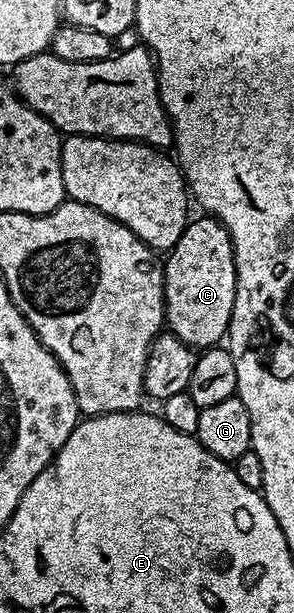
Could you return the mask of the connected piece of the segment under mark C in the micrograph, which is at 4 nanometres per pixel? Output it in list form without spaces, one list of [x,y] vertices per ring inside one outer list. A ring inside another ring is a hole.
[[[209,216],[195,217],[186,223],[186,230],[176,240],[174,247],[164,258],[164,300],[166,301],[166,321],[169,333],[174,334],[189,346],[214,348],[227,337],[232,320],[232,304],[236,300],[236,264],[232,240],[226,229]]]

